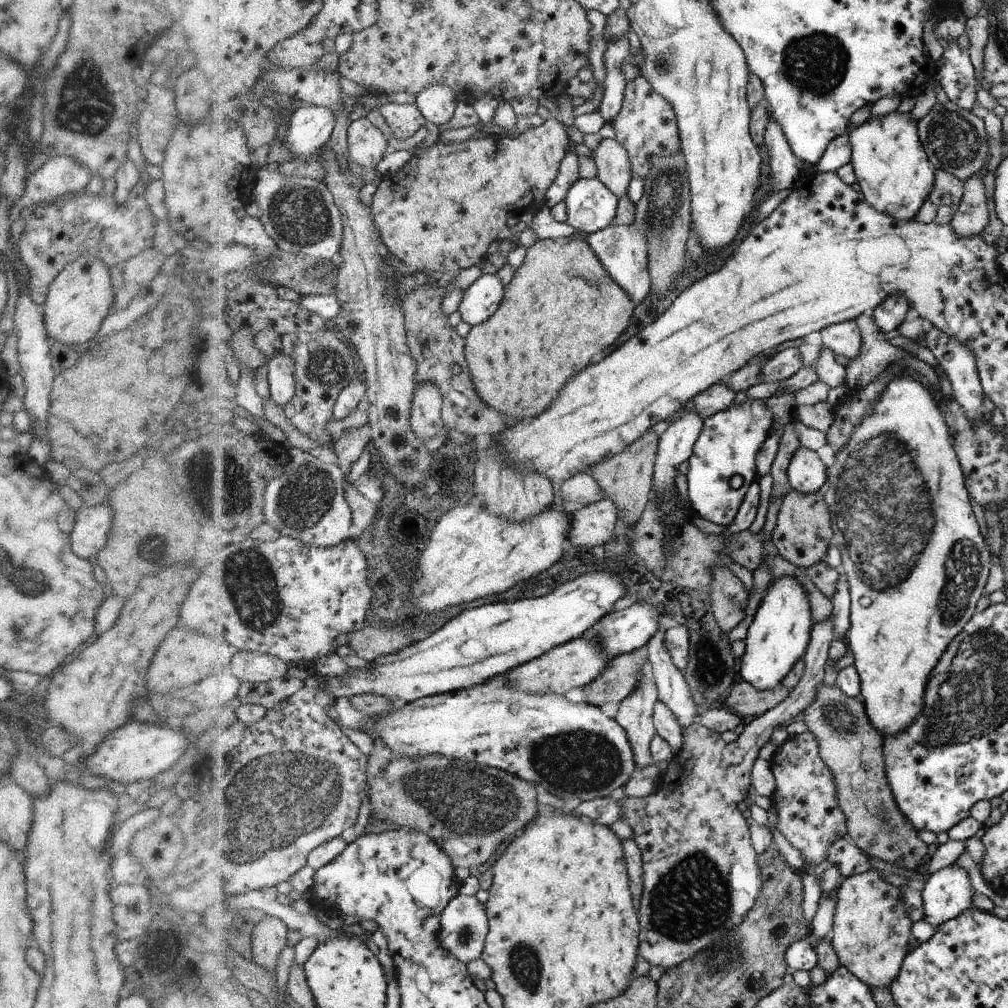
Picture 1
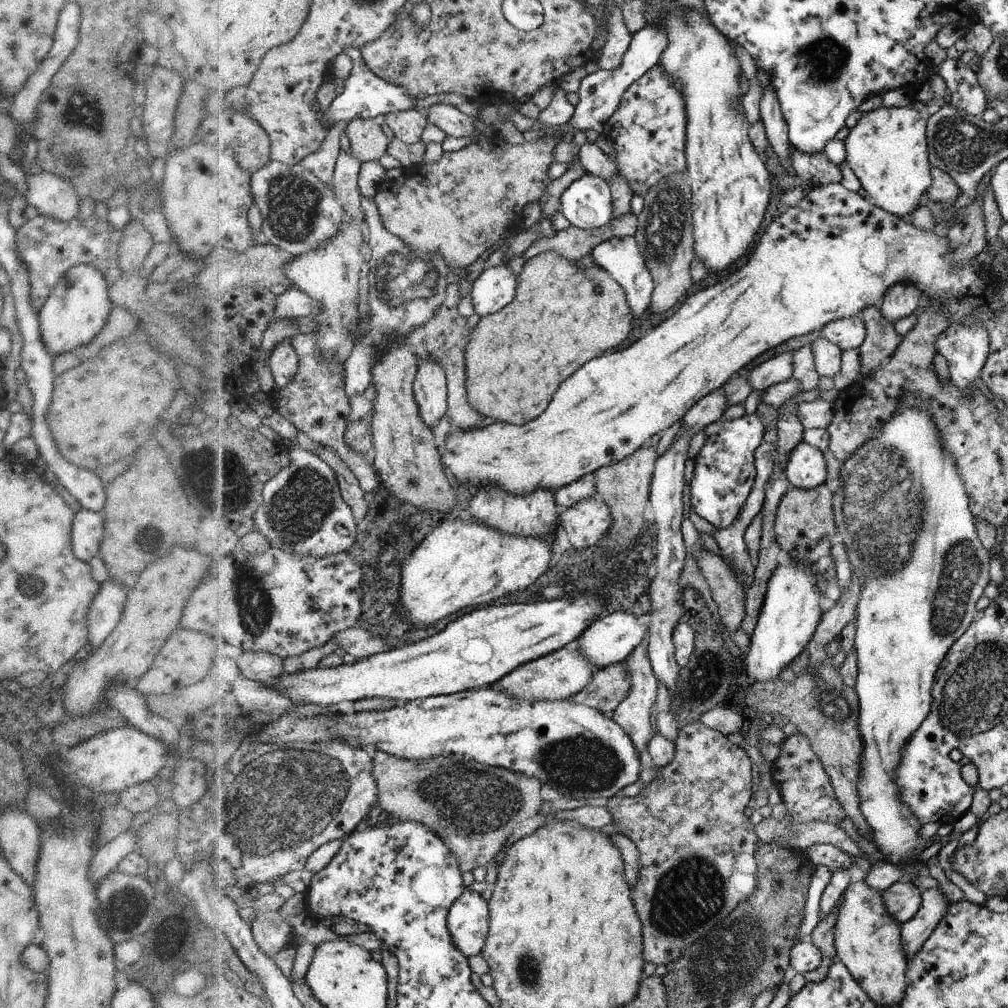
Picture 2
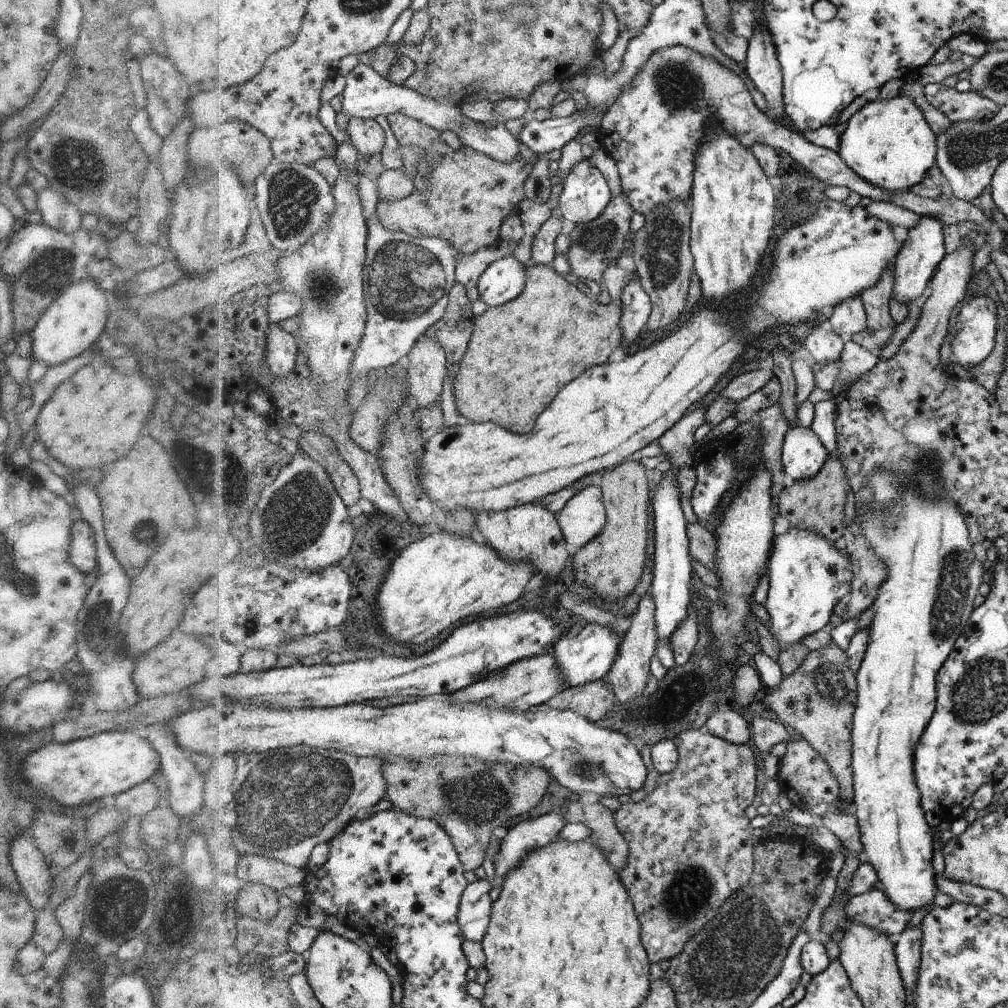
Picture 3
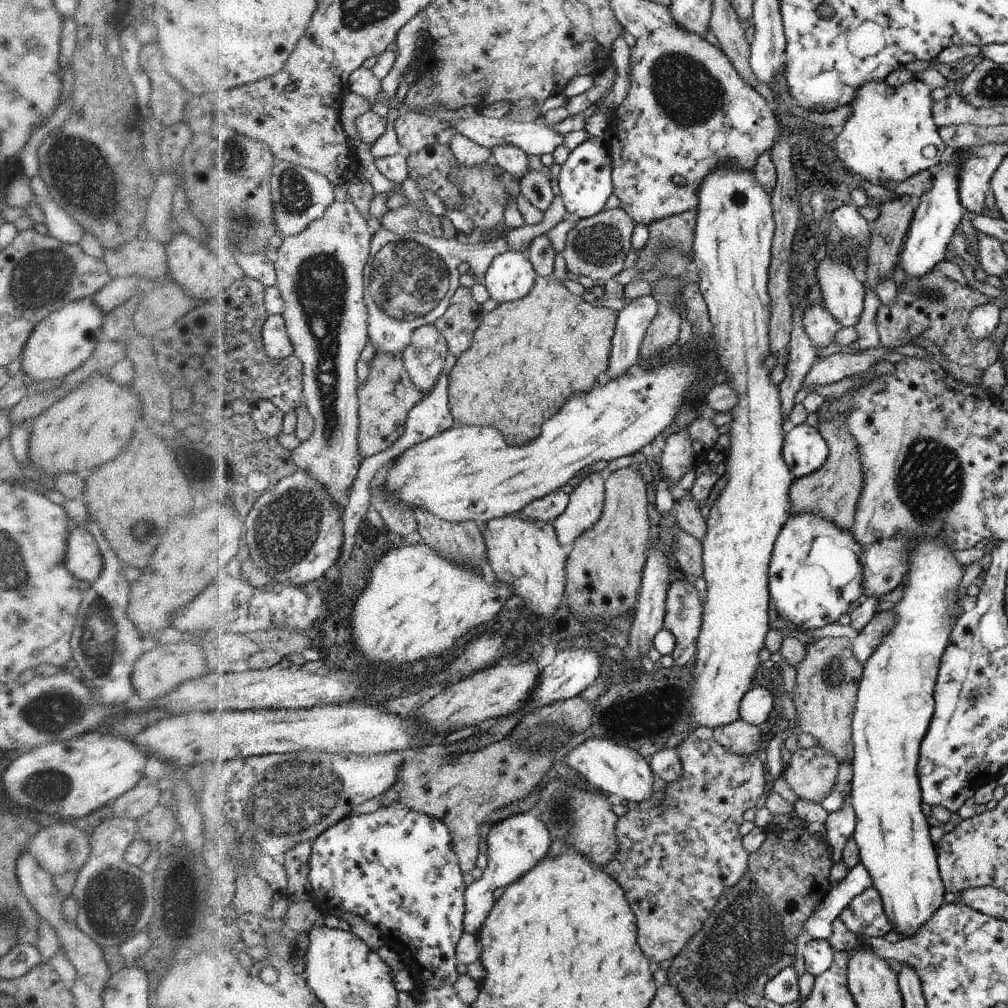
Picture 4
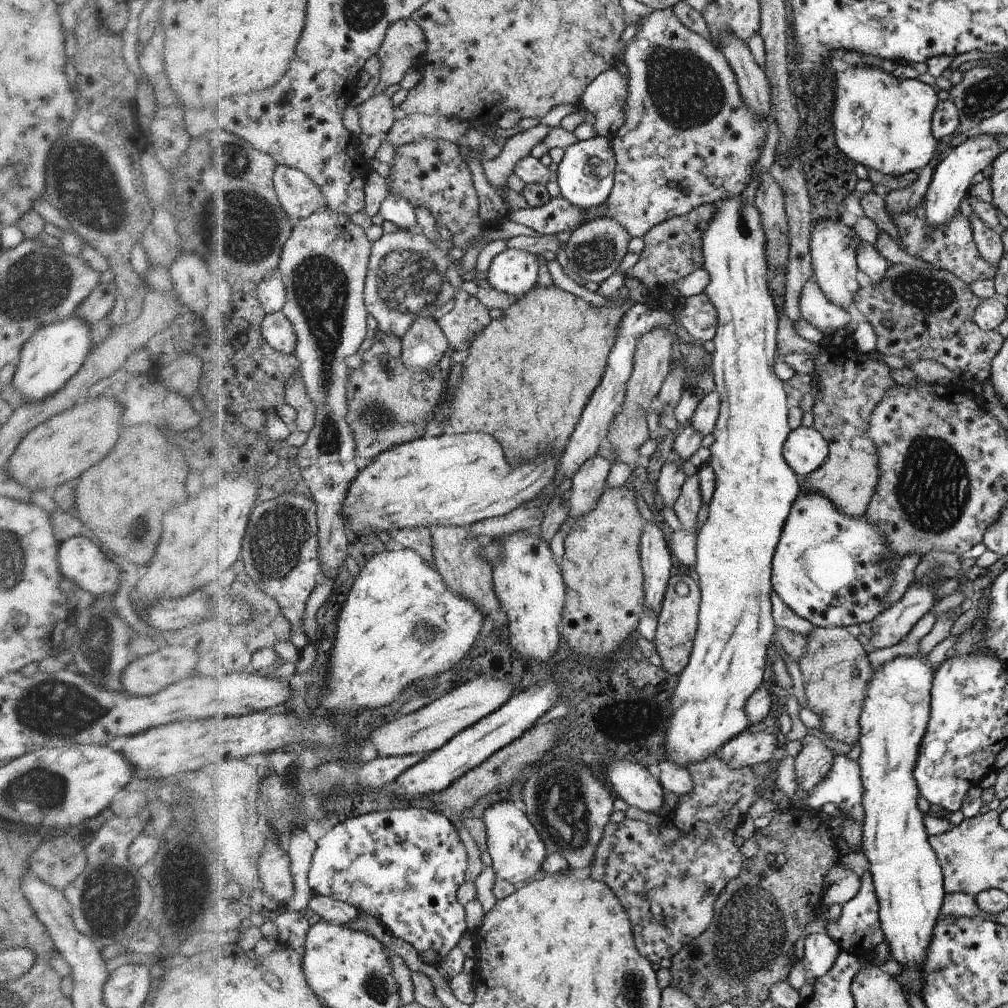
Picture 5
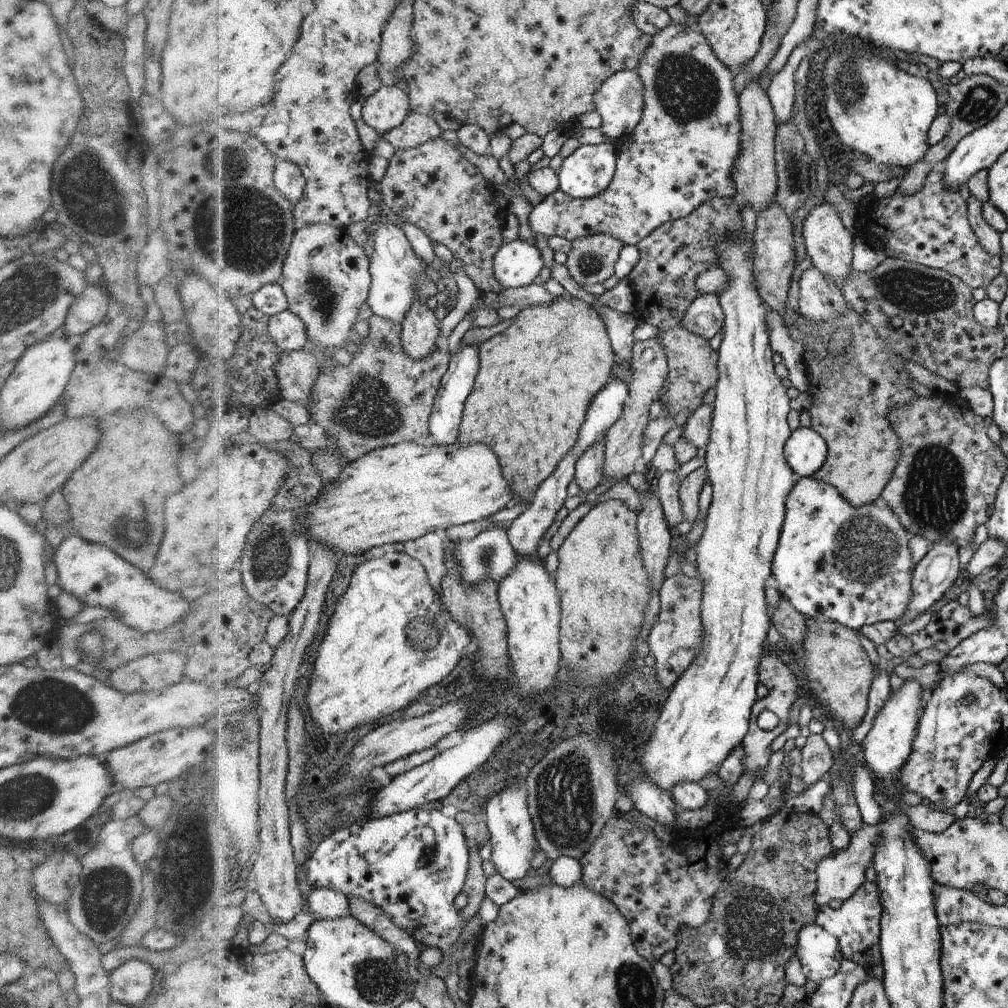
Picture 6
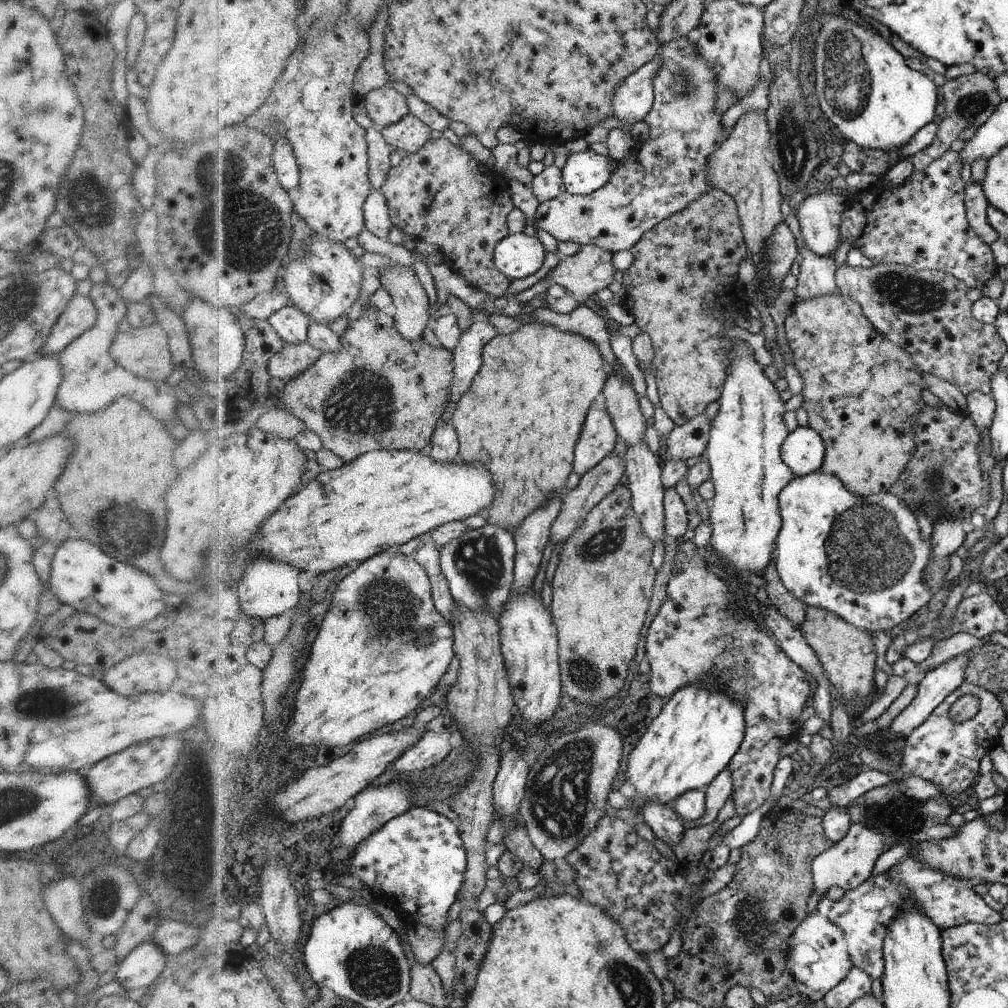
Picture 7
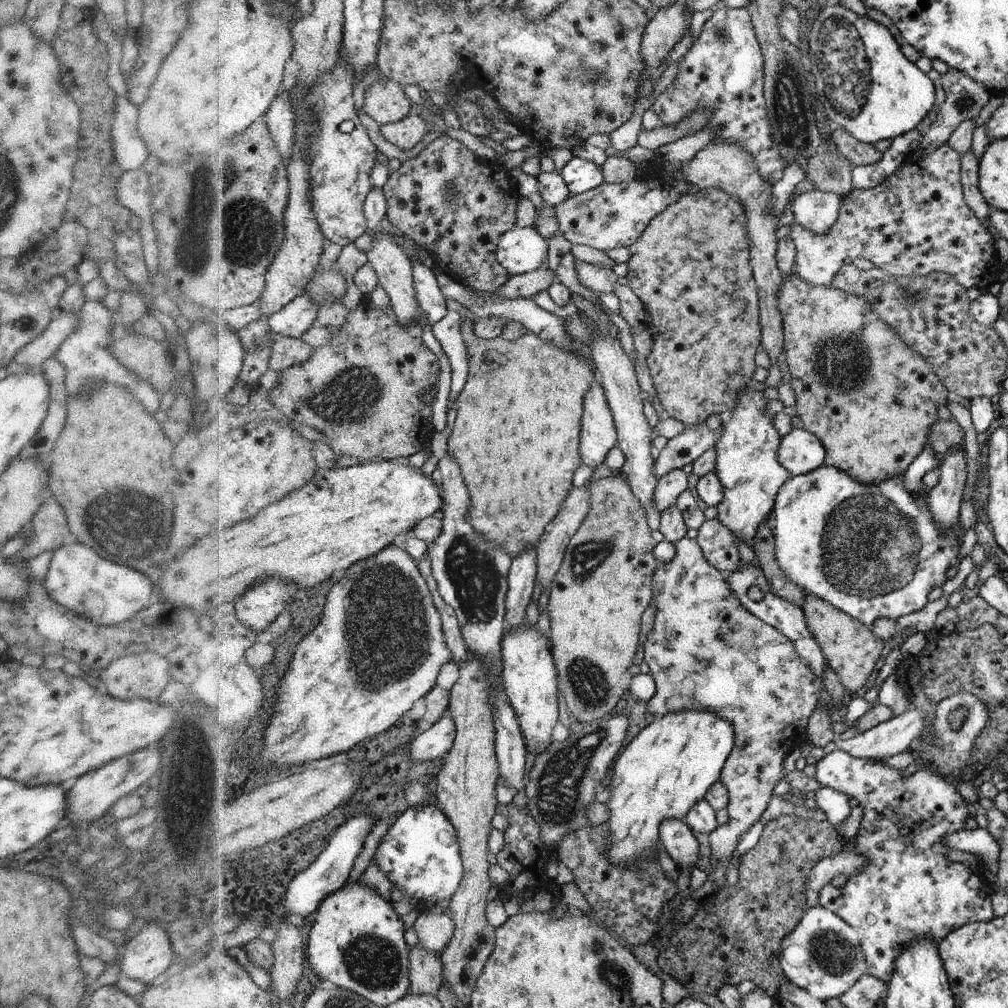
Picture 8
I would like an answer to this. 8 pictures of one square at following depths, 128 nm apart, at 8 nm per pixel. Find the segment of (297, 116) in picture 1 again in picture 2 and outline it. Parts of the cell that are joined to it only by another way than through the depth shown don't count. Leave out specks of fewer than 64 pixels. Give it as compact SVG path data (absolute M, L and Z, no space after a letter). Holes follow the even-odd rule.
M356 47L348 52L355 63L355 67L345 81L345 91L336 97L328 110L321 112L322 124L330 129L337 122L347 121L349 124L355 119L373 119L376 116L387 116L396 112L416 109L416 98L410 94L408 88L386 81L374 73L374 70L366 64L363 54Z

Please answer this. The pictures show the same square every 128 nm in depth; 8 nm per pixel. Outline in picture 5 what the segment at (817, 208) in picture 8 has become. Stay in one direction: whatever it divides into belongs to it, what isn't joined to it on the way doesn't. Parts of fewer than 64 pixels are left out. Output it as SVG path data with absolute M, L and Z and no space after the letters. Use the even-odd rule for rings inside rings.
M820 219L811 228L809 249L815 280L825 295L838 306L848 311L862 283L861 273L857 267L857 234L853 228L845 225L843 220Z

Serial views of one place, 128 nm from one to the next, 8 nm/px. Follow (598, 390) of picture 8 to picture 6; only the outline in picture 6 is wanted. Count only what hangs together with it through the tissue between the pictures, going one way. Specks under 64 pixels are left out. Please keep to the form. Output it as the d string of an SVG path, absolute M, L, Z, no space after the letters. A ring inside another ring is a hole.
M600 439L591 444L575 464L575 481L585 499L592 498L592 490L603 480L601 470L605 460L605 442L605 439Z

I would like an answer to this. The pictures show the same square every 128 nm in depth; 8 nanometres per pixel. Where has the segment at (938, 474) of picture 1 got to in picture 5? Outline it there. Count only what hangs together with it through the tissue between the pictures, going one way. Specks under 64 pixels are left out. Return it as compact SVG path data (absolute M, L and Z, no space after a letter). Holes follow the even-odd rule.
M917 655L896 657L879 670L874 671L874 678L867 687L867 698L862 709L860 720L862 730L859 739L861 754L857 760L861 768L861 781L864 787L865 817L861 820L863 824L862 851L870 862L869 871L877 893L879 921L885 942L888 943L891 959L896 960L901 966L901 973L894 978L901 984L907 1000L910 1000L912 996L924 1000L923 993L927 984L925 961L933 942L933 930L941 915L941 906L946 893L940 861L936 858L937 853L932 850L933 845L928 844L928 834L924 830L922 814L916 806L919 788L916 788L913 770L917 764L918 748L921 748L920 740L924 738L929 724L931 688L934 678L934 670L931 668L928 656L918 659Z

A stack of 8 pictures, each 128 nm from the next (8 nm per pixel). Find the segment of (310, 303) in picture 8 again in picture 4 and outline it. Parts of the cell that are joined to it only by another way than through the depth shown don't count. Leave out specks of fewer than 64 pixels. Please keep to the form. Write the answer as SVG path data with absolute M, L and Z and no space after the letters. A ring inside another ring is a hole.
M270 315L263 335L267 351L272 359L284 360L284 358L295 354L295 346L284 315Z

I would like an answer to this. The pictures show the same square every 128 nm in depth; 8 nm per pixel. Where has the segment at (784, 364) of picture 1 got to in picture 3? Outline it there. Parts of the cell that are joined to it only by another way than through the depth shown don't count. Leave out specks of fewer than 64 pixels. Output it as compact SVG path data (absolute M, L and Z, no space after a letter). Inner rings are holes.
M770 363L759 367L752 372L744 372L736 378L732 378L724 390L719 395L728 398L728 400L734 400L736 403L740 403L758 390L761 390L774 378L773 368Z

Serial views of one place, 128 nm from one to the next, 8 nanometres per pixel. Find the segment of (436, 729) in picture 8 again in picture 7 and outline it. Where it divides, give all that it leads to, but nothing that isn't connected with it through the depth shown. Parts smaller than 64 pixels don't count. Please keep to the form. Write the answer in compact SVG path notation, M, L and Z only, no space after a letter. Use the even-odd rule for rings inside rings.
M430 730L420 739L420 742L403 754L395 764L398 772L416 772L440 765L454 750L452 732L436 732Z

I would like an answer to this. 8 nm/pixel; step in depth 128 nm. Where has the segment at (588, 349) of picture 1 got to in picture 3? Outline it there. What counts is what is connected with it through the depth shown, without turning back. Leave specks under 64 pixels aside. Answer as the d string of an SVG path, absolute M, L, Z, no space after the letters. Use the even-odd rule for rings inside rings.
M533 263L525 269L526 283L521 296L503 306L489 308L475 318L472 339L462 358L457 390L460 414L470 422L492 422L517 434L527 434L534 428L536 416L544 412L562 386L581 376L589 367L609 362L610 354L622 342L618 322L624 311L620 310L621 298L611 301L606 297L587 296L558 274L552 265Z

